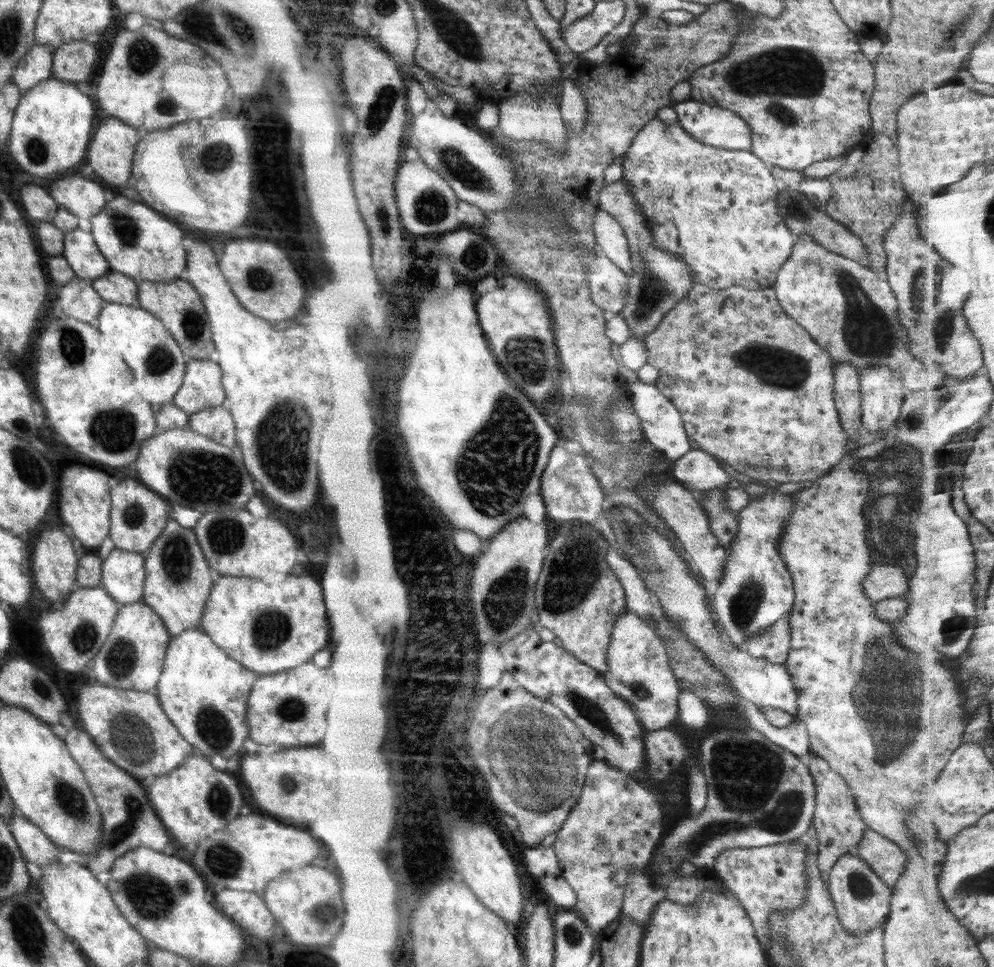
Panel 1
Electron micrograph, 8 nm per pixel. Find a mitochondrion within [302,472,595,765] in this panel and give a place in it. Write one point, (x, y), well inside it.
(508, 613)

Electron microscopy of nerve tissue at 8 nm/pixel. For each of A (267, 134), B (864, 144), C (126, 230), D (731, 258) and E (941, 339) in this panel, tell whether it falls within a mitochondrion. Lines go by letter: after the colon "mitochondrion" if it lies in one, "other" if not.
A: other
B: other
C: mitochondrion
D: other
E: mitochondrion

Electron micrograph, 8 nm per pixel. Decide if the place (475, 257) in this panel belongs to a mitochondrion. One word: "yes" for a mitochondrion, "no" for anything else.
no

